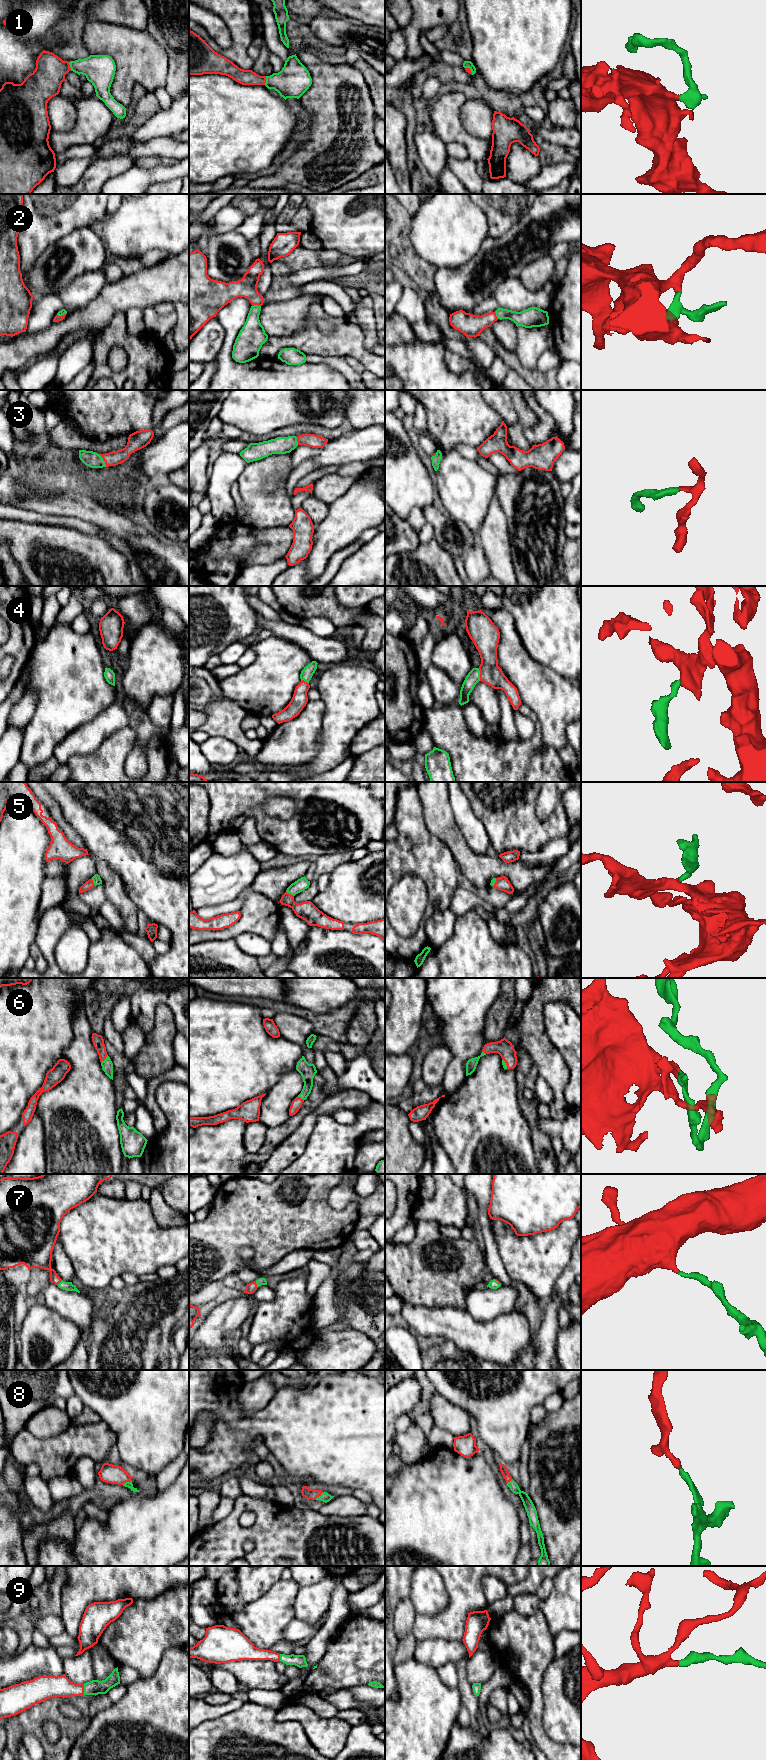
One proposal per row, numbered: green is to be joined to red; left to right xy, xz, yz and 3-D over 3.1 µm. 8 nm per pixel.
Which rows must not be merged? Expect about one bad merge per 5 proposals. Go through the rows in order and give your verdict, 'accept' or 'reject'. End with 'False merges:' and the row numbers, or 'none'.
1: accept
2: accept
3: accept
4: accept
5: accept
6: accept
7: accept
8: accept
9: accept
False merges: none

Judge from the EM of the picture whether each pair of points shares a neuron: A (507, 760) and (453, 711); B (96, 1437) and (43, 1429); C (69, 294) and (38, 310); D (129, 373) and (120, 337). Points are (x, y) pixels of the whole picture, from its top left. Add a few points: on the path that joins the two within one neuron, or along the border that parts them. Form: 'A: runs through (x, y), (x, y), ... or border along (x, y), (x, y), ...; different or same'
A: runs through (490, 760), (487, 760), (455, 728); same
B: border along (71, 1424), (55, 1436), (39, 1438); different
C: border along (56, 295), (64, 308); different
D: runs through (132, 364), (132, 349), (129, 346); same

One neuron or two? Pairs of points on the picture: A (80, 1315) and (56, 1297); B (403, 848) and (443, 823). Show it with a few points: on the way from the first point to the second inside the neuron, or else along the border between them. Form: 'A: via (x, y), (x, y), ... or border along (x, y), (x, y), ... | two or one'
A: via (74, 1309), (62, 1301) | one
B: border along (423, 809), (423, 821), (427, 830), (447, 847) | two

